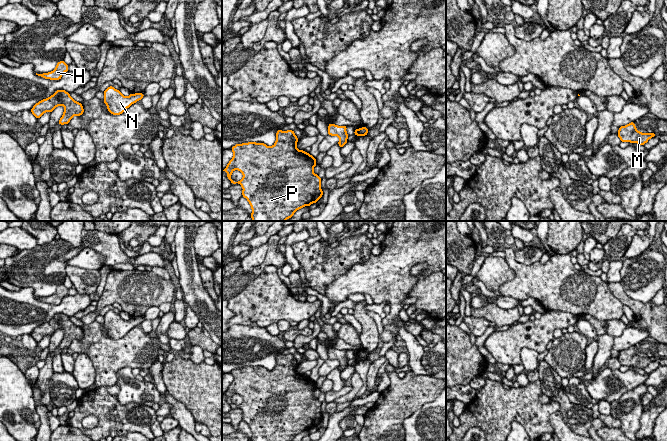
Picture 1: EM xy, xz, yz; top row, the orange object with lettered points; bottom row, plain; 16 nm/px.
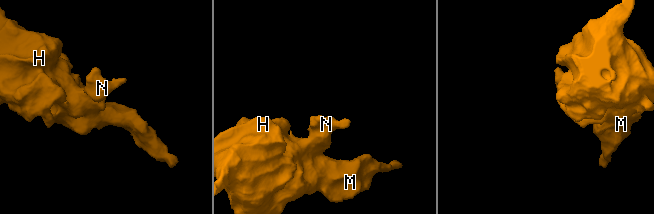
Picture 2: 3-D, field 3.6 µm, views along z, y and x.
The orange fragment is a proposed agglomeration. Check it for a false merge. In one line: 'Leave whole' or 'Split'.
Leave whole

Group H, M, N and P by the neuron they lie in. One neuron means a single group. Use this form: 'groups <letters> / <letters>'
groups H M N P

